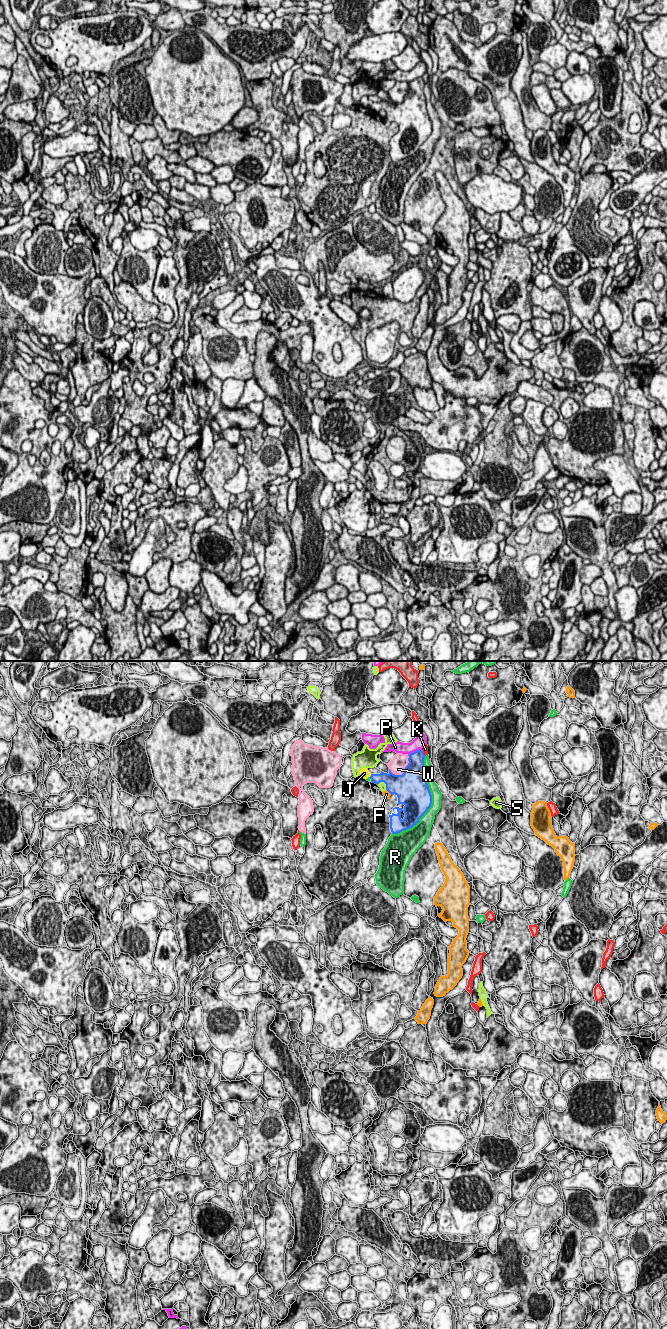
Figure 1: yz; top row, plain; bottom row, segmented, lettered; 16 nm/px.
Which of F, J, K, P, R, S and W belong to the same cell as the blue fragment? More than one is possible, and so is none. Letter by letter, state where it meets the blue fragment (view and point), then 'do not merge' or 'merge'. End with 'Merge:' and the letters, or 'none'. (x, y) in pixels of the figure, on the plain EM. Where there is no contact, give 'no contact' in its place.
F: yz (389, 120) | do not merge
J: yz (371, 103) | merge
K: yz (423, 80) | do not merge
P: yz (415, 79) | do not merge
R: yz (431, 129) | do not merge
S: yz (384, 110) | do not merge
W: yz (405, 97) | do not merge
Merge: J

